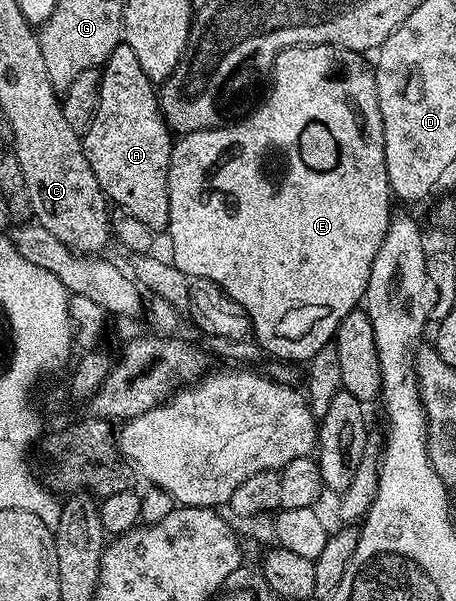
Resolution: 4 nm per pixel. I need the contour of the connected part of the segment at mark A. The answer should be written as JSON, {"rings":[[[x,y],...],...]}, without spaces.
{"rings":[[[116,45],[100,69],[96,114],[88,130],[82,134],[82,140],[86,159],[90,159],[90,168],[94,171],[94,179],[98,179],[109,202],[115,208],[130,211],[130,215],[135,215],[139,221],[146,223],[146,227],[154,231],[167,230],[170,219],[168,168],[172,158],[174,134],[164,122],[157,86],[146,75],[146,71],[142,71],[138,55],[134,55],[134,51],[130,51],[128,45]]]}

